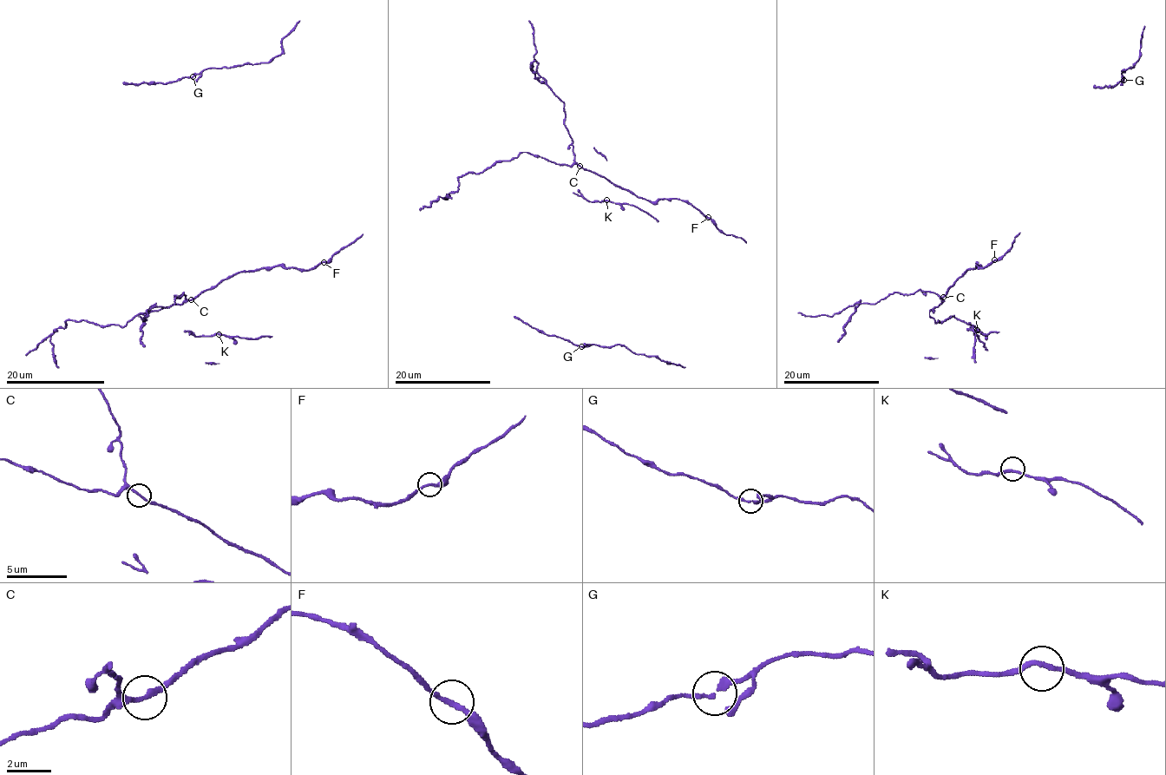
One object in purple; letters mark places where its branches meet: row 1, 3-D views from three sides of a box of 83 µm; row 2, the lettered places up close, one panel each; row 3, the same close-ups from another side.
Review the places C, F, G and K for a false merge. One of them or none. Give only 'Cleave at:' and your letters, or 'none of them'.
Cleave at: C

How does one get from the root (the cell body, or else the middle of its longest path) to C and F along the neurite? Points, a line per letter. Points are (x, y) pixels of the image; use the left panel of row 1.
C: (342, 247), (326, 262), (310, 269), (274, 265), (257, 271), (242, 271), (202, 290), (192, 300)
F: (342, 247), (324, 262)

